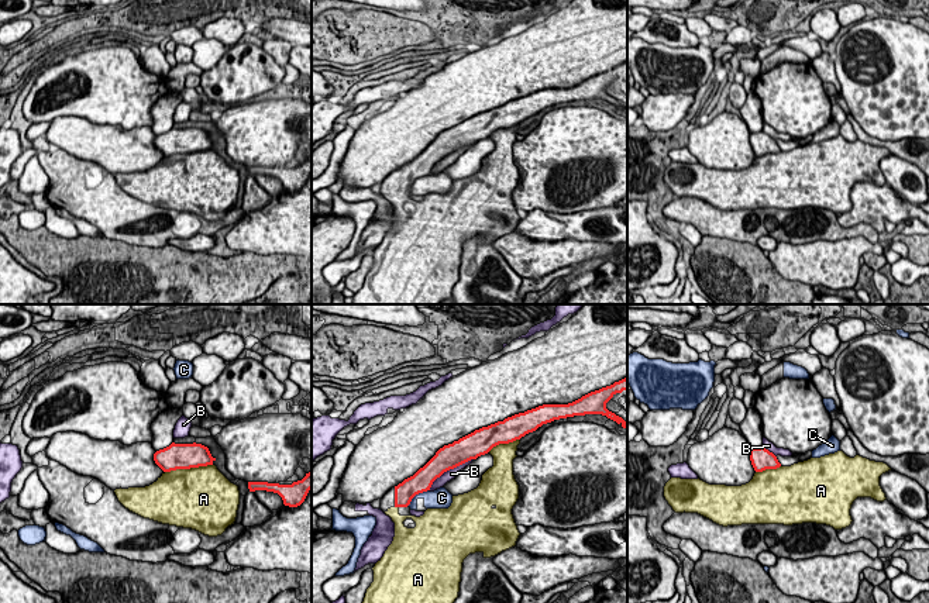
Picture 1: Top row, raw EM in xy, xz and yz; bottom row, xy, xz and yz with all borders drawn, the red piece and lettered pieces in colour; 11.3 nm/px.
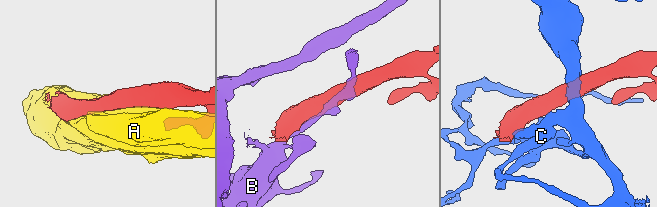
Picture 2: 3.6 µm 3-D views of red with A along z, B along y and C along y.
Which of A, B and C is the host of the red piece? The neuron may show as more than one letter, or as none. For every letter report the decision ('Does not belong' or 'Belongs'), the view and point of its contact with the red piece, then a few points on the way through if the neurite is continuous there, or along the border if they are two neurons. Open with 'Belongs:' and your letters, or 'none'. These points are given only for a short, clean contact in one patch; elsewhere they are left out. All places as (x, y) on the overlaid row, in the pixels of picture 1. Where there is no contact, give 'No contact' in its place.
Belongs: A
A: Belongs. Touches red at xy (188, 468)
B: Does not belong. Touches red at xz (448, 469)
C: Does not belong. Touches red at xz (416, 493)

